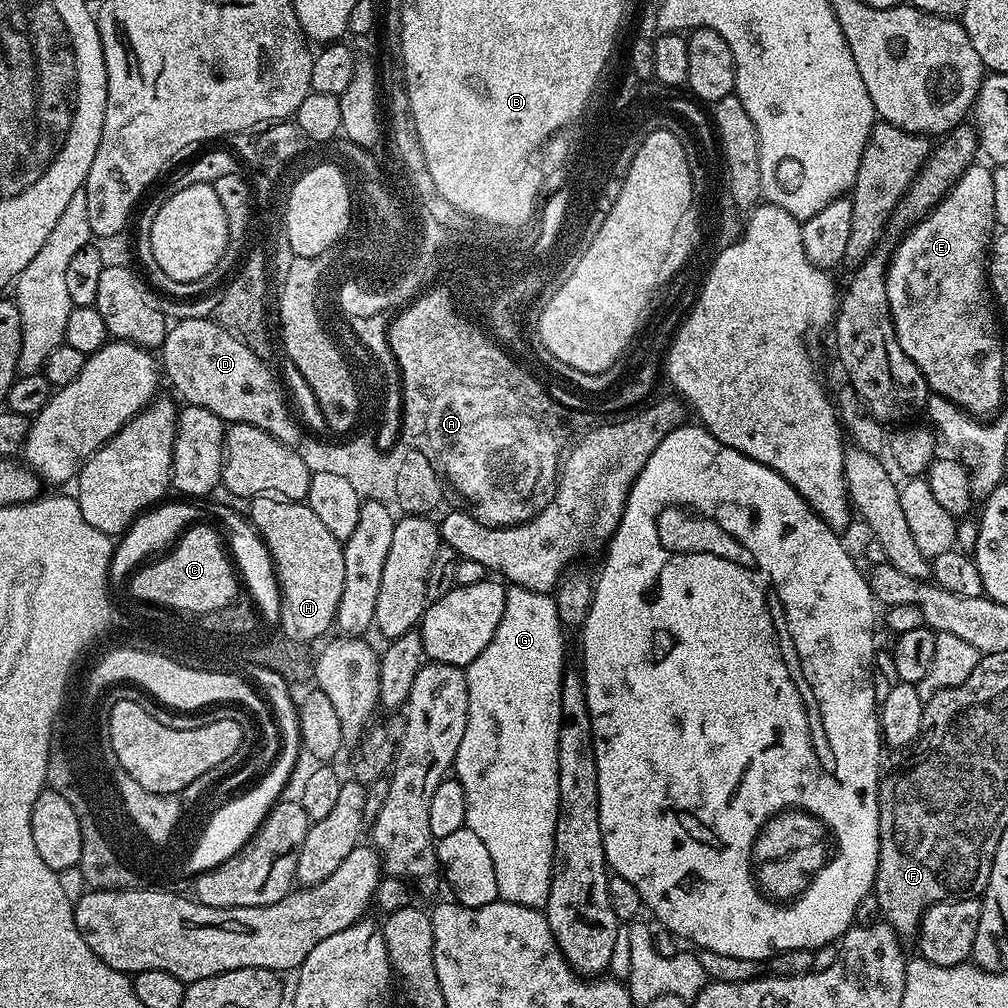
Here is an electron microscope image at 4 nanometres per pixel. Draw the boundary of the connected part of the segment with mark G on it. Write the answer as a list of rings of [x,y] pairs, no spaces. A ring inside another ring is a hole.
[[[509,587],[506,591],[506,610],[502,612],[502,622],[490,638],[490,646],[474,658],[466,669],[468,674],[468,721],[466,734],[462,734],[462,746],[458,746],[454,765],[455,779],[459,780],[466,794],[466,826],[474,830],[483,855],[494,870],[496,891],[499,899],[509,900],[511,904],[527,908],[543,909],[548,902],[552,885],[552,859],[556,849],[556,823],[560,813],[560,791],[558,790],[558,734],[560,733],[560,703],[562,702],[562,678],[566,671],[564,665],[564,632],[565,625],[560,623],[555,595],[546,592],[535,592],[529,588]]]

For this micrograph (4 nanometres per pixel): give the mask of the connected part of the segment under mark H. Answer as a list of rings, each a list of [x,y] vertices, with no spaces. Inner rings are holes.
[[[271,494],[263,496],[251,497],[250,504],[252,504],[252,516],[250,515],[250,523],[257,532],[260,533],[260,539],[264,541],[268,552],[272,555],[272,567],[276,570],[276,581],[280,583],[280,619],[278,621],[279,630],[285,637],[295,642],[301,640],[316,640],[319,636],[327,637],[330,629],[336,623],[336,611],[338,610],[338,598],[342,598],[342,578],[344,577],[344,549],[341,541],[334,538],[334,534],[330,534],[330,530],[326,530],[326,526],[318,519],[318,514],[314,514],[314,510],[310,510],[307,503],[293,502],[283,498],[277,498]]]

